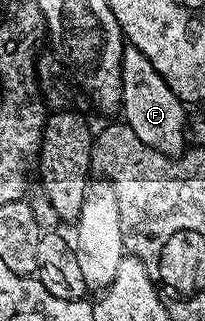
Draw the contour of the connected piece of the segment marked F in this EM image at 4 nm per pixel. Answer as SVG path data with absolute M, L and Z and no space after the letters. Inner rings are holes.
M125 47L120 73L122 74L120 106L123 123L128 124L130 130L134 130L134 134L138 134L142 142L146 142L146 146L165 152L168 156L179 157L186 148L185 101L178 99L174 90L168 88L168 83L162 78L162 74L154 70L152 63L137 48Z

